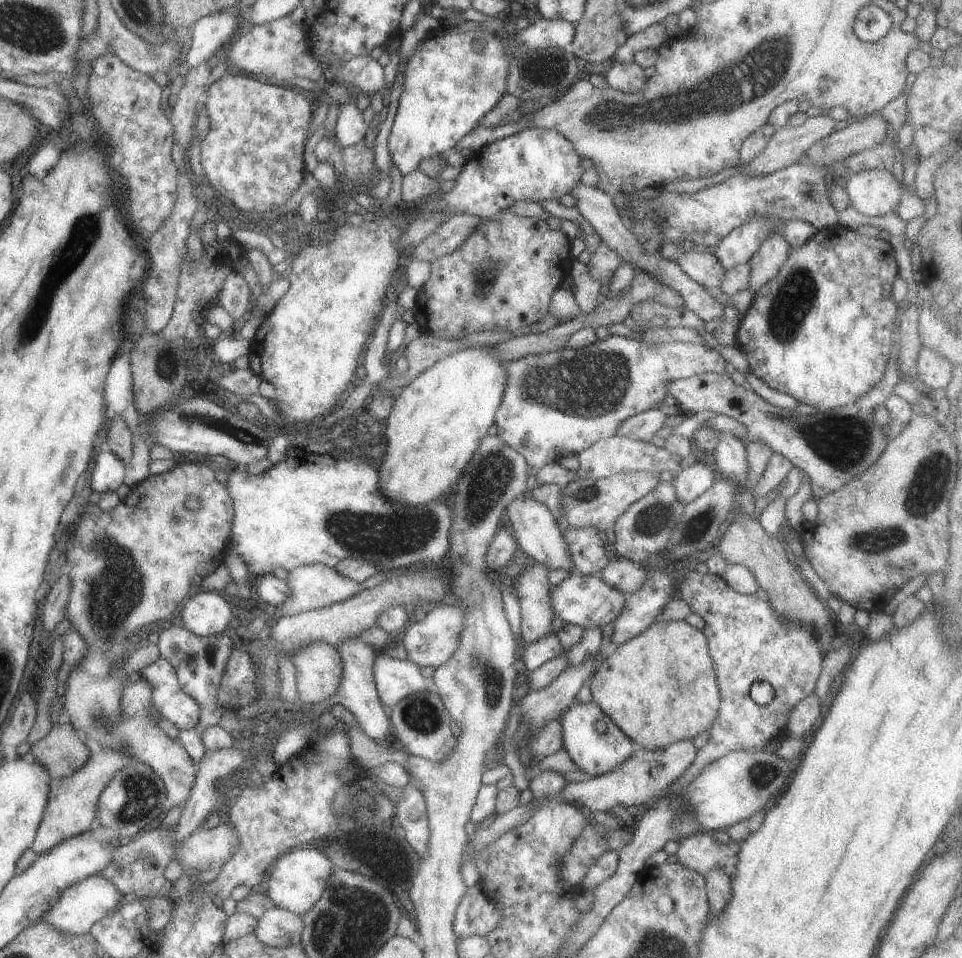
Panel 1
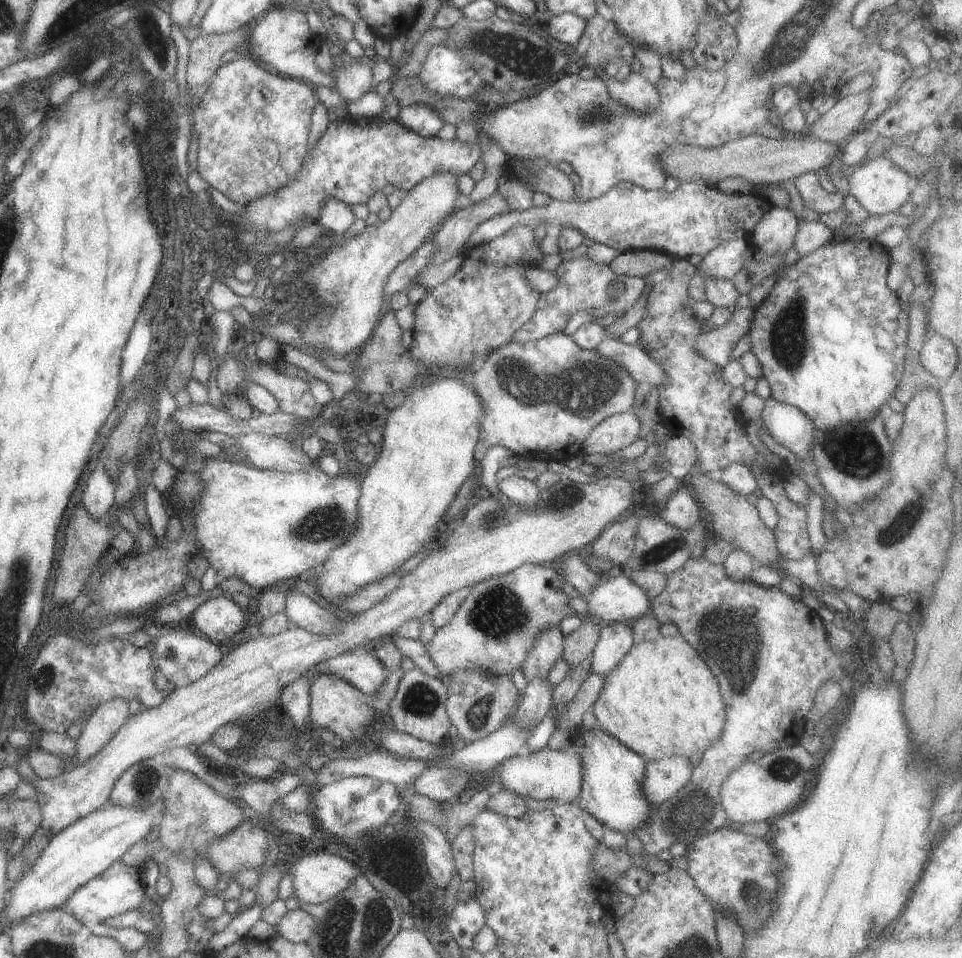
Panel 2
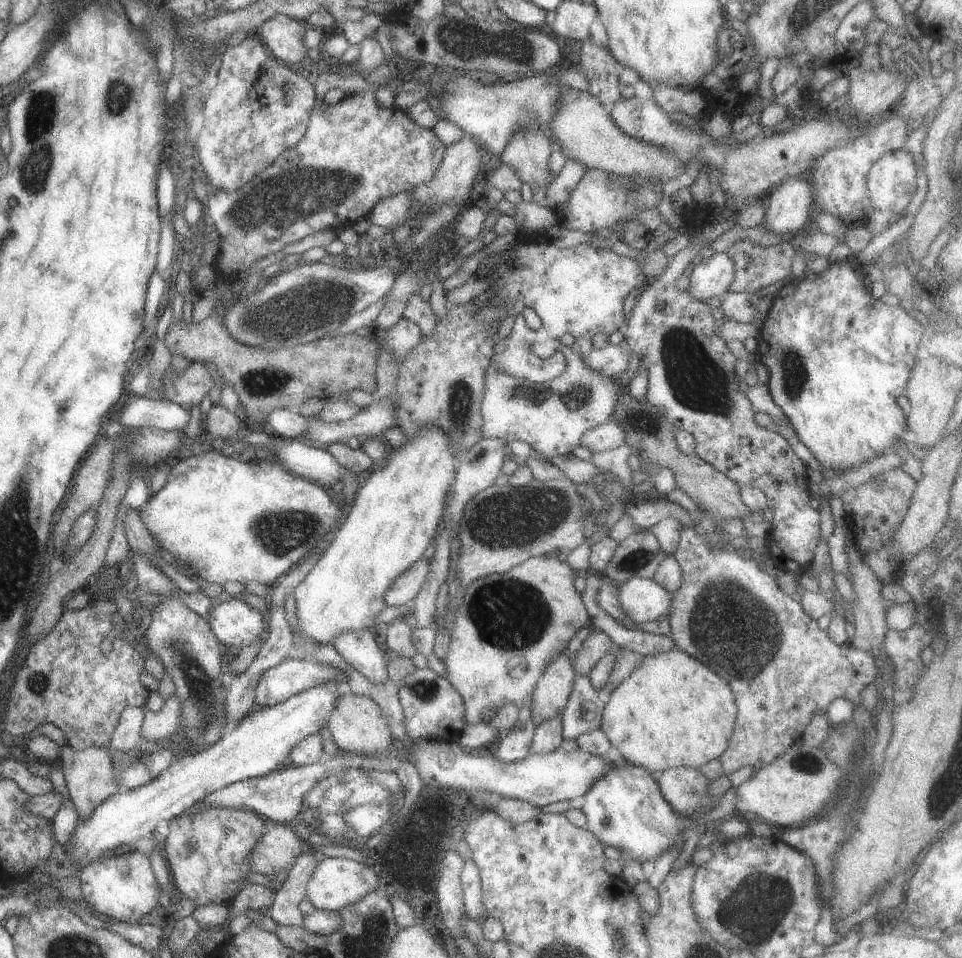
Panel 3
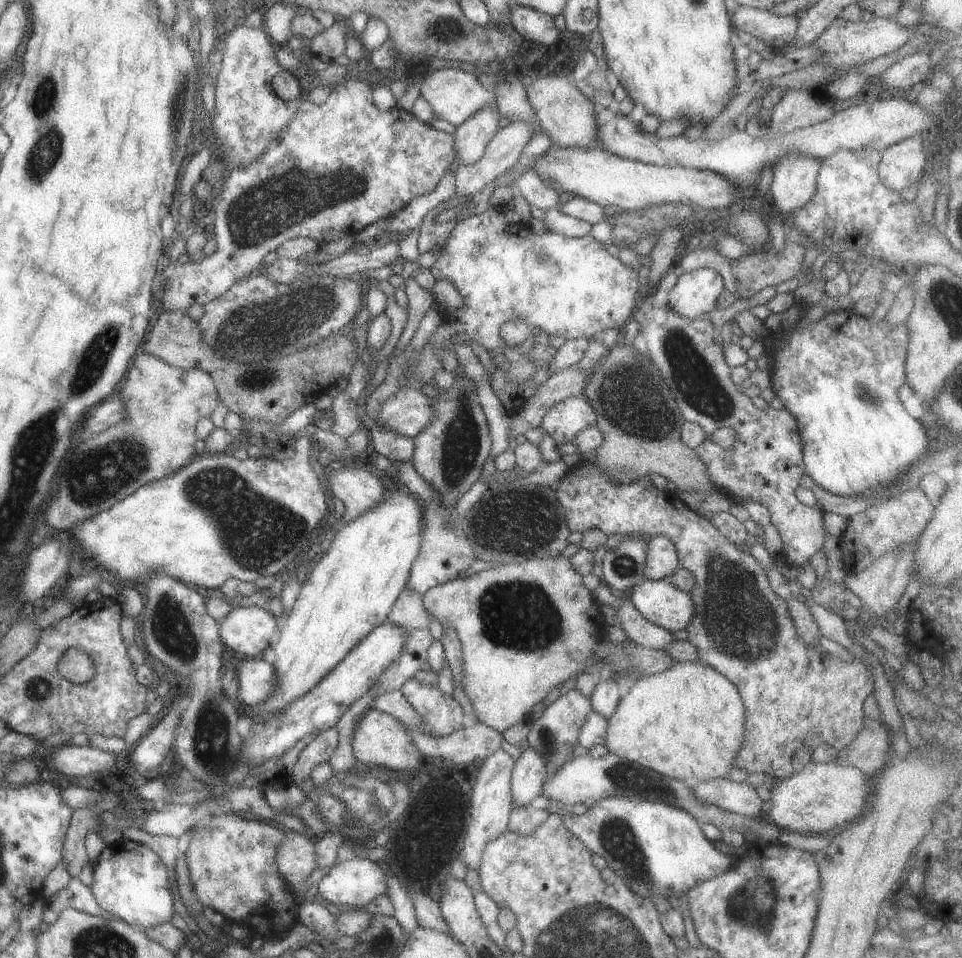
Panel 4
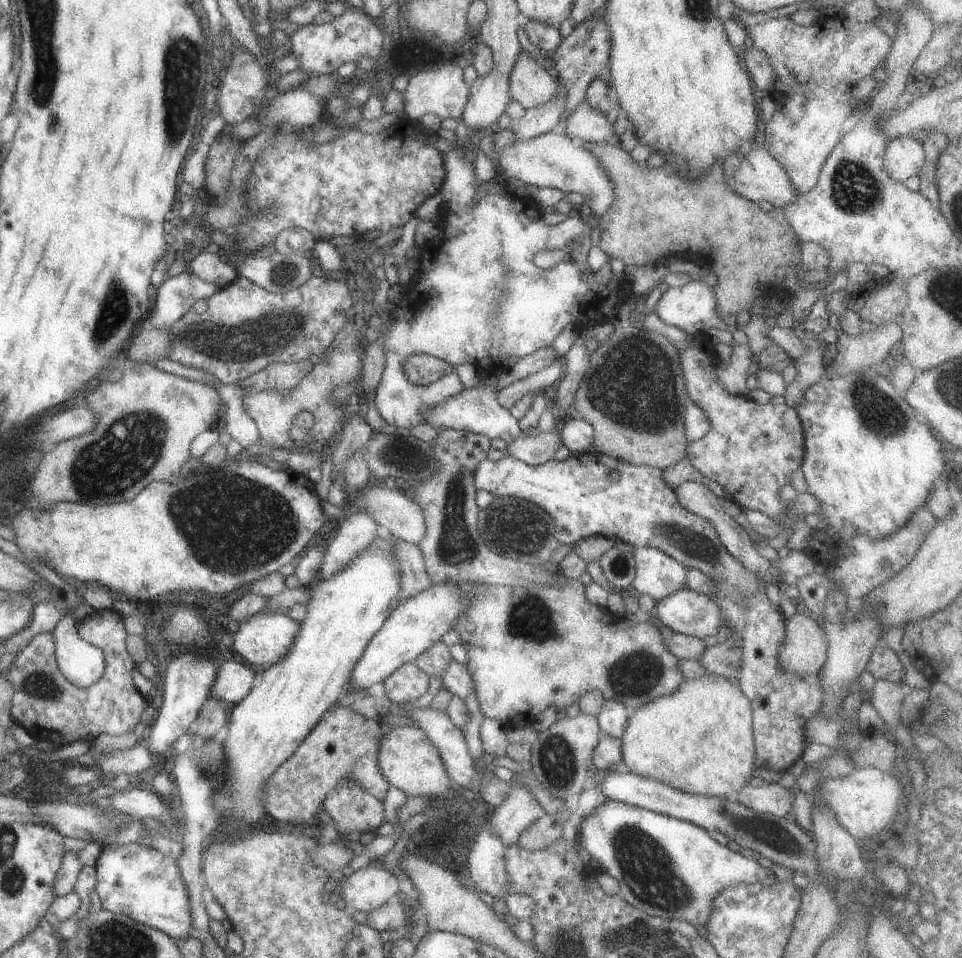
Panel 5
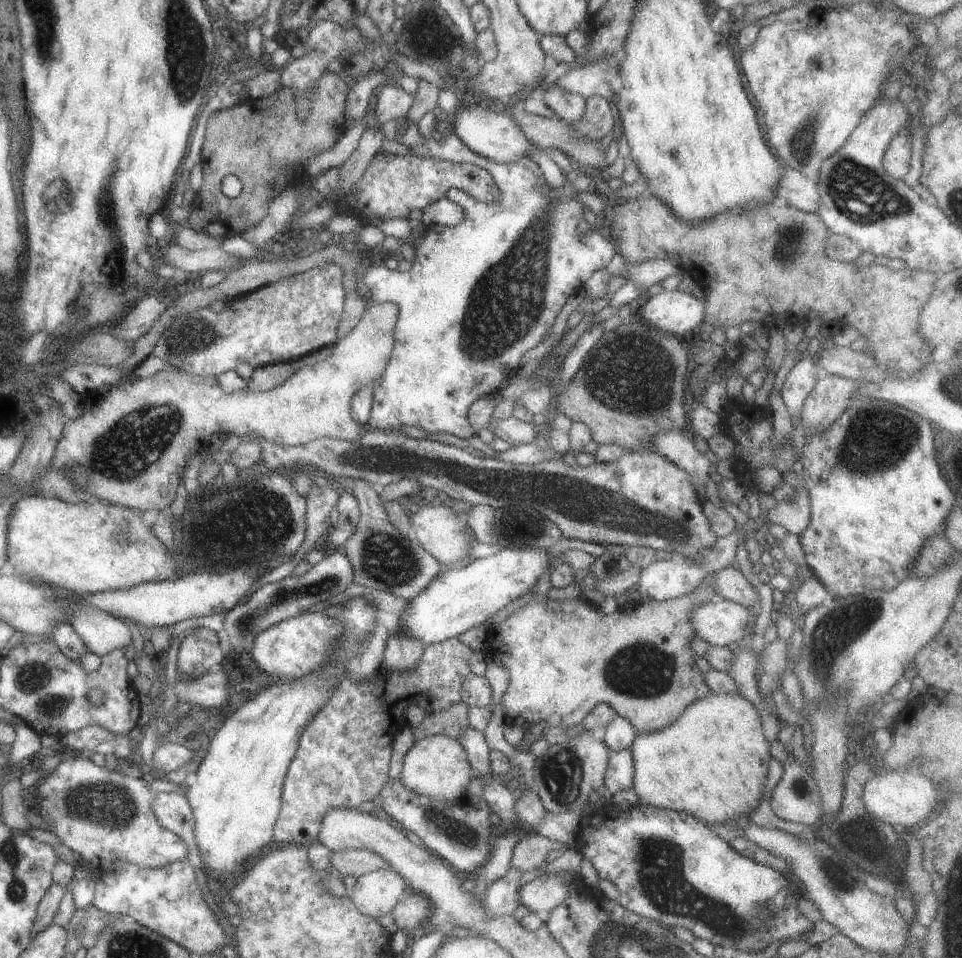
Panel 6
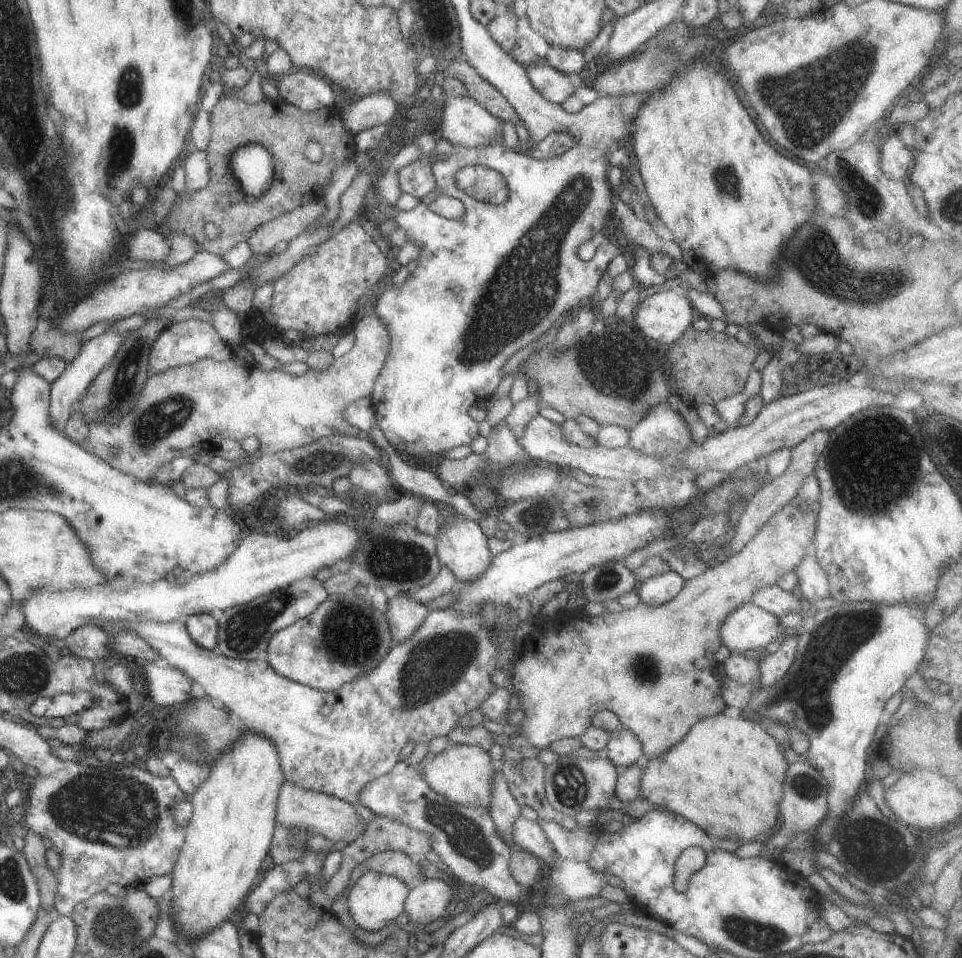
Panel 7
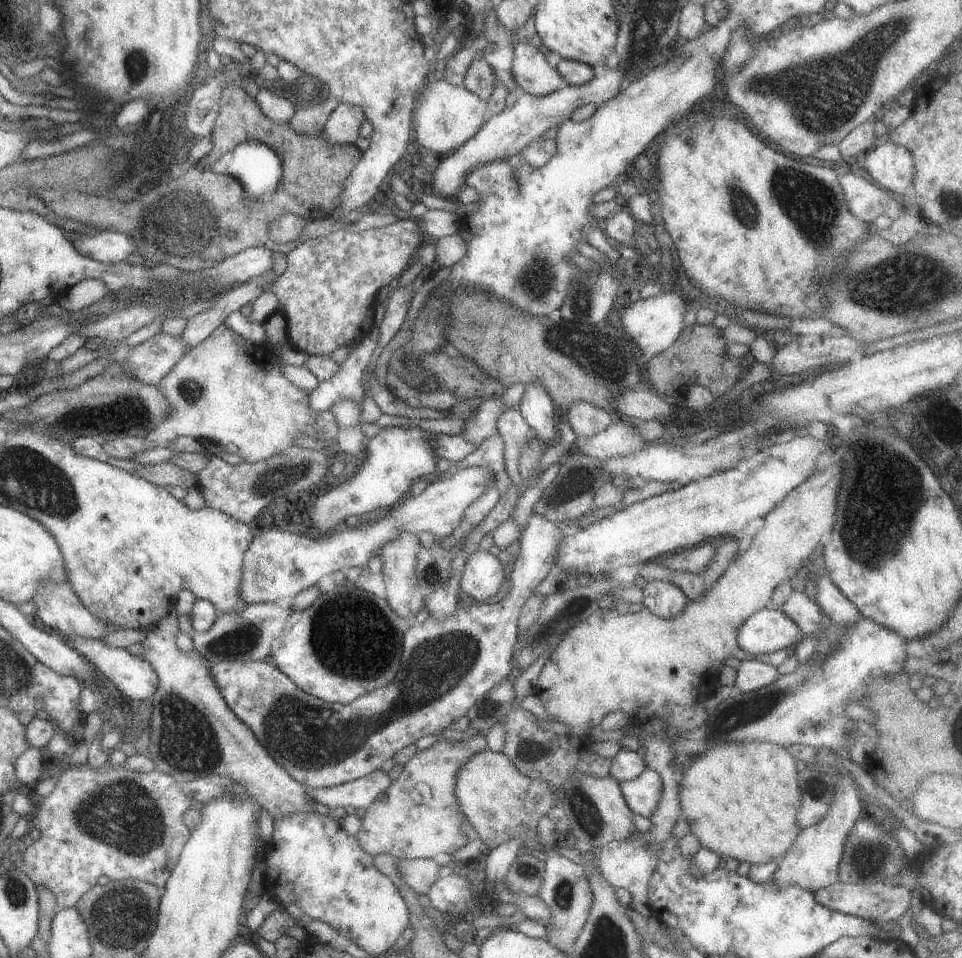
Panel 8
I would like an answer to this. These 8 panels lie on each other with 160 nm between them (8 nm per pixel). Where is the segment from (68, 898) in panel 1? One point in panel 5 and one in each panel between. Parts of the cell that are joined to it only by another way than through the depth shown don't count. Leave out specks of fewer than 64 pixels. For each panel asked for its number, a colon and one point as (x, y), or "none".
2: (119, 888)
3: (121, 888)
4: (129, 881)
5: (137, 881)

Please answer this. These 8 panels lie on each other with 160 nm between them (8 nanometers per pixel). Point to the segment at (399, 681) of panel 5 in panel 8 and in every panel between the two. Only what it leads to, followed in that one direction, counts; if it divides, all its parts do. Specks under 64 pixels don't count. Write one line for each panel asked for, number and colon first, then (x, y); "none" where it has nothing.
6: (401, 652)
7: (404, 615)
8: (403, 595)

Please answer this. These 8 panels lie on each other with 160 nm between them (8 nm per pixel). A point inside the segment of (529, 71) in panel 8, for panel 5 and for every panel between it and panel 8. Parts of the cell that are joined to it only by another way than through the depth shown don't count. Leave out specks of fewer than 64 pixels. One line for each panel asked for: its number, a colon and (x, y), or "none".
5: (586, 124)
6: (567, 107)
7: (555, 87)

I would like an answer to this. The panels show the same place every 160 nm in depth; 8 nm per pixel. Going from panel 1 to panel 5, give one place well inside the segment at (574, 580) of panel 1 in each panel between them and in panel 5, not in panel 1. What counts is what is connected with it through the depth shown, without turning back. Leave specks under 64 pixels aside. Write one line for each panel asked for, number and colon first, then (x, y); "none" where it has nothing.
2: (618, 599)
3: (640, 599)
4: (659, 603)
5: (686, 612)

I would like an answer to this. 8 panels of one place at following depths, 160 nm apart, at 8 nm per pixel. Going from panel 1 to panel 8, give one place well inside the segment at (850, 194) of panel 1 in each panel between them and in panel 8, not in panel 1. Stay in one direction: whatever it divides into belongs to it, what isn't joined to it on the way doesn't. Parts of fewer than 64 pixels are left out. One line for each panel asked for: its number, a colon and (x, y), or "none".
2: (878, 185)
3: (890, 181)
4: (901, 165)
5: (903, 157)
6: (895, 161)
7: (895, 159)
8: (890, 166)

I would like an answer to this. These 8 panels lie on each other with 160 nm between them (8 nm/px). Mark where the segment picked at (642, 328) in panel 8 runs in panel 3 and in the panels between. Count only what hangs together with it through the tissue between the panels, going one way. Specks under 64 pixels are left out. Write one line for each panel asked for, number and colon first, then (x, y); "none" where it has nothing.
3: (712, 272)
4: (695, 293)
5: (691, 308)
6: (676, 313)
7: (663, 317)

